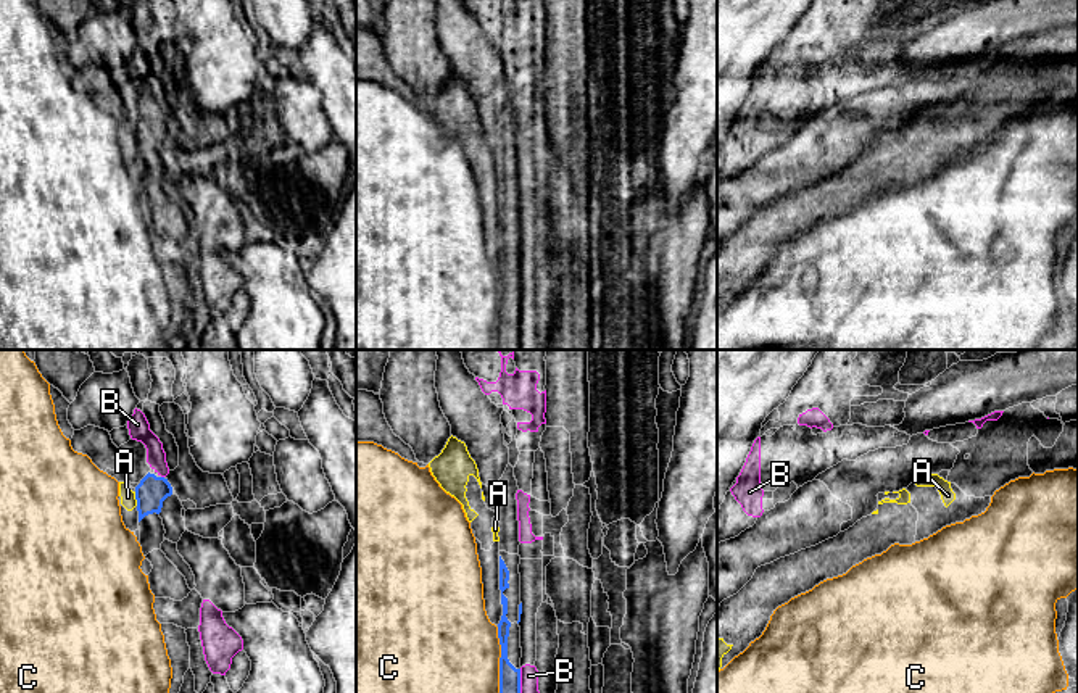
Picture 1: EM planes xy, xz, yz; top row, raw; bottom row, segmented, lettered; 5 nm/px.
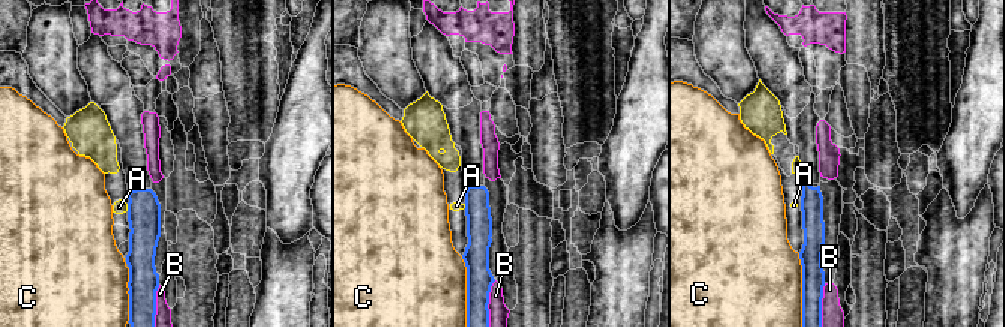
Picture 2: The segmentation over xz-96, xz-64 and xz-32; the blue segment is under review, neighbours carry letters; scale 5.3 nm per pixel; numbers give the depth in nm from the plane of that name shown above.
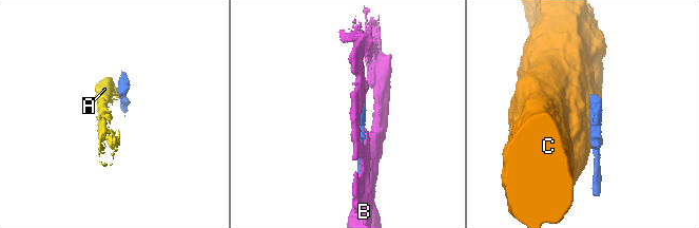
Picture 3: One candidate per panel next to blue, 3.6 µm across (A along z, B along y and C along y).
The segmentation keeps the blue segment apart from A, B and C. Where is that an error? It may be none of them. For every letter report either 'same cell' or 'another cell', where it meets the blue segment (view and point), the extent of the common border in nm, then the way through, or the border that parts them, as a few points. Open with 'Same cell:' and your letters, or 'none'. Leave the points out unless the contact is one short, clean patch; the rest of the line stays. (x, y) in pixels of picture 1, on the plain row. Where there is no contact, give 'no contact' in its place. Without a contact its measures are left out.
Same cell: none
A: another cell | xy (136, 137) | 70 nm | along xy (134, 131), (137, 144)
B: another cell | xz (519, 329) | 200 nm
C: another cell | xz (500, 302) | 360 nm

